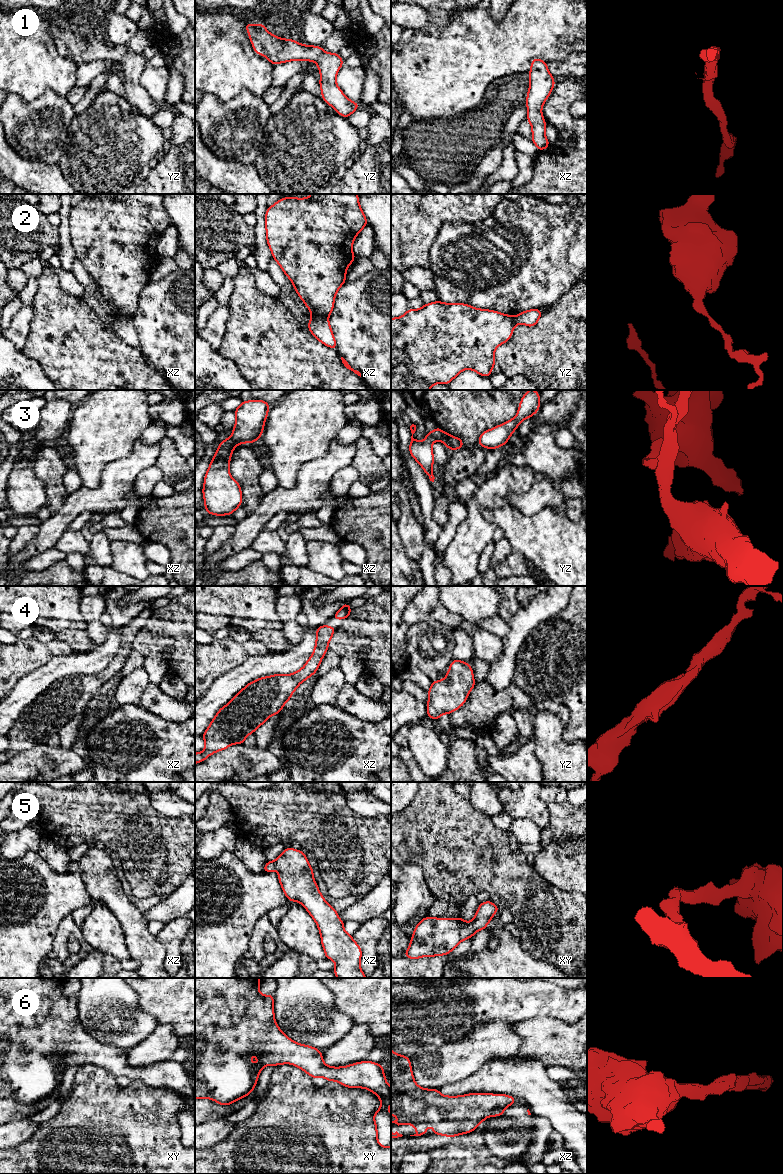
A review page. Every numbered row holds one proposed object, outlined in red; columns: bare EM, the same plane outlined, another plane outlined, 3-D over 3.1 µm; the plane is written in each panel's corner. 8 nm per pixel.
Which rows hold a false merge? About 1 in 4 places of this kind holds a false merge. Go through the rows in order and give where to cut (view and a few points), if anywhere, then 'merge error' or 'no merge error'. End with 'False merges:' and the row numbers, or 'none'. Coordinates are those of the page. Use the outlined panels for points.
1: no cut; no merge error
2: cut in xz along (312, 314), (327, 317); merge error
3: cut in yz along (441, 431), (442, 440); merge error
4: no cut; no merge error
5: no cut; no merge error
6: no cut; no merge error
False merges: 2, 3

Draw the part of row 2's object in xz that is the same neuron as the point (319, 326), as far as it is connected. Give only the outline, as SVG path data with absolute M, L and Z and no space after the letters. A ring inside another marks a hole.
M312 315L308 322L308 328L311 334L322 344L337 351L336 341L328 317Z

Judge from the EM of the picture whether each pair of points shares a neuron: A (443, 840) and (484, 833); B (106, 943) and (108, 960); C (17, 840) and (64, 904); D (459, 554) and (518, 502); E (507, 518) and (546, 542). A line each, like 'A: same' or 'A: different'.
A: same
B: different
C: different
D: different
E: same

